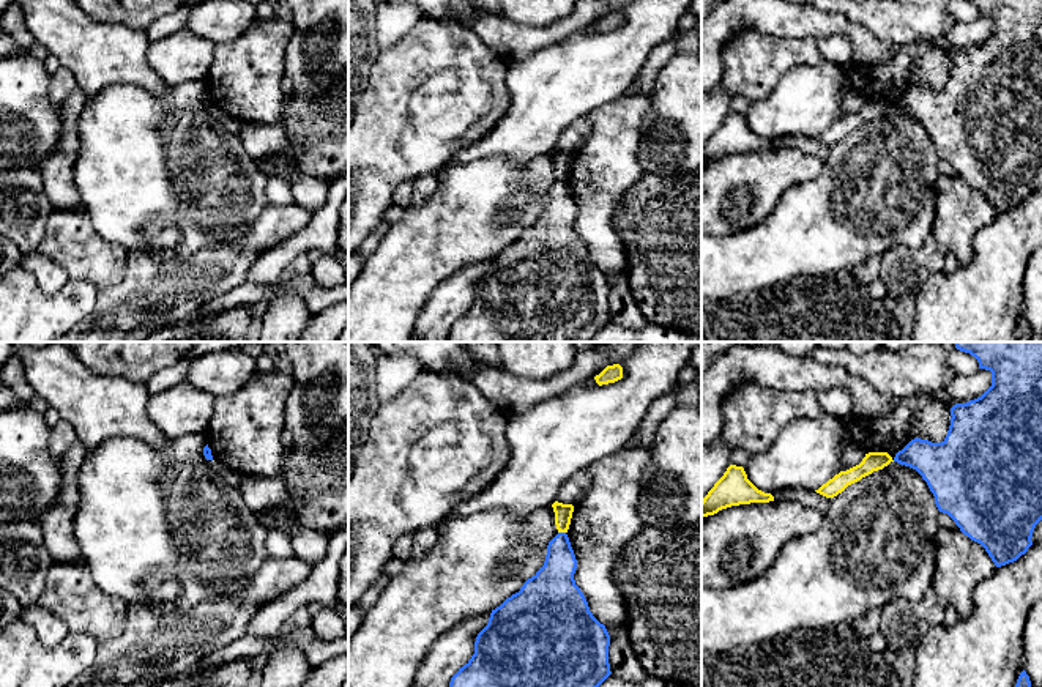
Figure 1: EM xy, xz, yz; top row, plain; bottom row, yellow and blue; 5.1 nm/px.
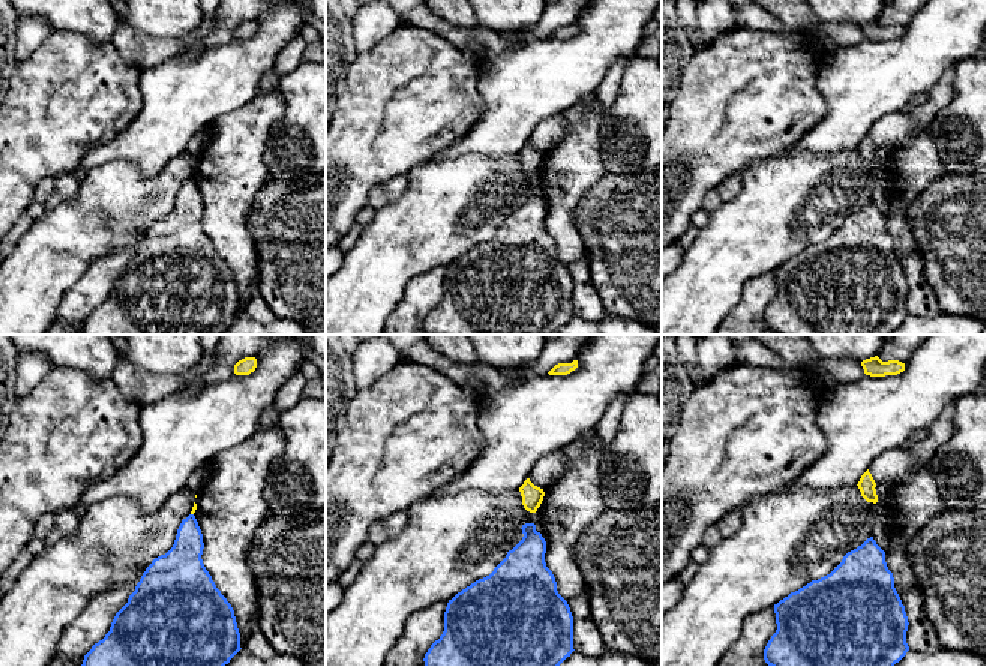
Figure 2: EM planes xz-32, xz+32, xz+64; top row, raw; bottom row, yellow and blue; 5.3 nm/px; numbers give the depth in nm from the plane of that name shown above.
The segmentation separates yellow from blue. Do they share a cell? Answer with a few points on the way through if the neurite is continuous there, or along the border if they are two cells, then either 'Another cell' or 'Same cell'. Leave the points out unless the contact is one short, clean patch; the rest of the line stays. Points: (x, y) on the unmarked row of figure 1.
Boundary: xz (558, 178), (565, 180). Another cell

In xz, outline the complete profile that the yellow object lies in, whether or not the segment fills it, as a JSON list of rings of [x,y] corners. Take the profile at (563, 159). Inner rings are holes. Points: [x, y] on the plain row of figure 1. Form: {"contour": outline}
{"contour": [[[555,148],[552,154],[555,159],[555,172],[556,172],[558,180],[568,180],[572,159],[574,159],[574,153]]]}

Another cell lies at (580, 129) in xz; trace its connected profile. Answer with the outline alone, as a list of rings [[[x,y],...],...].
[[[582,117],[571,123],[558,140],[556,148],[563,151],[575,151],[593,132],[590,117]]]

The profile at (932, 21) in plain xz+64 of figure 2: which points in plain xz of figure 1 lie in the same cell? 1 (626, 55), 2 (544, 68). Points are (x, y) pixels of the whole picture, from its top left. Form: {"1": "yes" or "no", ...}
{"1": "yes", "2": "yes"}

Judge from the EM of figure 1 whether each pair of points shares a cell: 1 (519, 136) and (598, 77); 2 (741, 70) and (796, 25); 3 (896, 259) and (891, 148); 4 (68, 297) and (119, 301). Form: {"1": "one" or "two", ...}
{"1": "one", "2": "two", "3": "two", "4": "two"}

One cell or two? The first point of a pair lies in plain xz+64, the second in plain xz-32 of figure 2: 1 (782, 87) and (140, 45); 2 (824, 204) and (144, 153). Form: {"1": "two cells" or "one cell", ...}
{"1": "two cells", "2": "two cells"}

